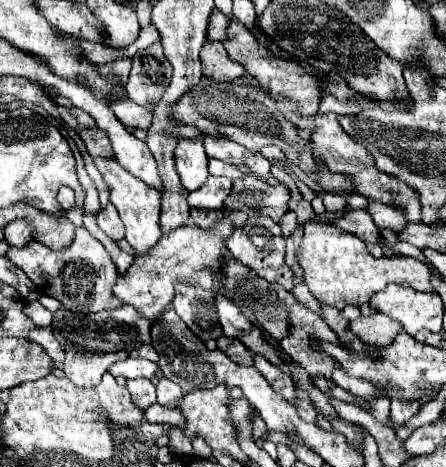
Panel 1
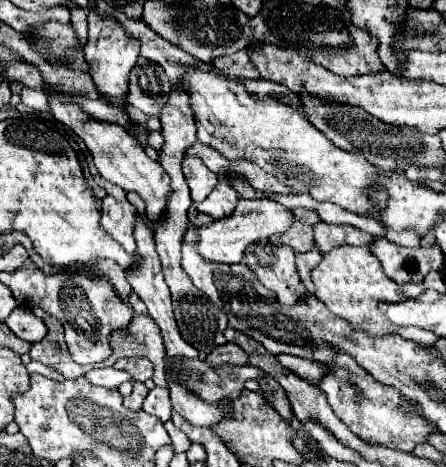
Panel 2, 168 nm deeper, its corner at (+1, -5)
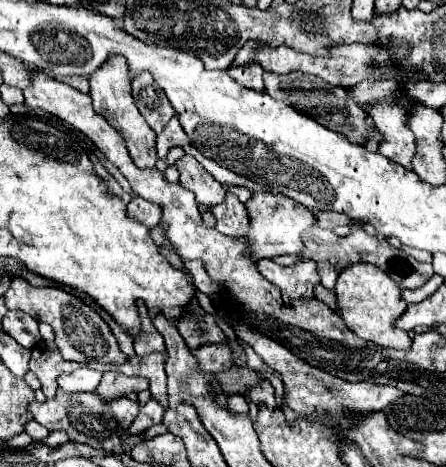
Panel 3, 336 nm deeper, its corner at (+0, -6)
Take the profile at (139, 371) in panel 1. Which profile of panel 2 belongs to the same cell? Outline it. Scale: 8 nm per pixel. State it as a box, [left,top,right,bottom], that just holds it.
[85,367,133,387]

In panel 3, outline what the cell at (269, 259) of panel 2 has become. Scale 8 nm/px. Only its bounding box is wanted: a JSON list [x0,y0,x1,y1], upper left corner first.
[258,258,320,300]

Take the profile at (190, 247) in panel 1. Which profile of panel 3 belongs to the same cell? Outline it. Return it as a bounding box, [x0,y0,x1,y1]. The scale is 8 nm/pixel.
[246,192,316,258]

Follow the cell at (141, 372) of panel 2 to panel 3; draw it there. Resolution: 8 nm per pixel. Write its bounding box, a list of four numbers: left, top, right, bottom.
[94,372,148,402]

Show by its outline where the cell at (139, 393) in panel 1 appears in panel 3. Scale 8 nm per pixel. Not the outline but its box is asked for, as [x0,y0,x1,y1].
[108,398,138,428]

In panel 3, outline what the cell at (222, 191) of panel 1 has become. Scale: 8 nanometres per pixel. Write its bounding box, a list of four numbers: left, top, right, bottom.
[212,194,248,238]

